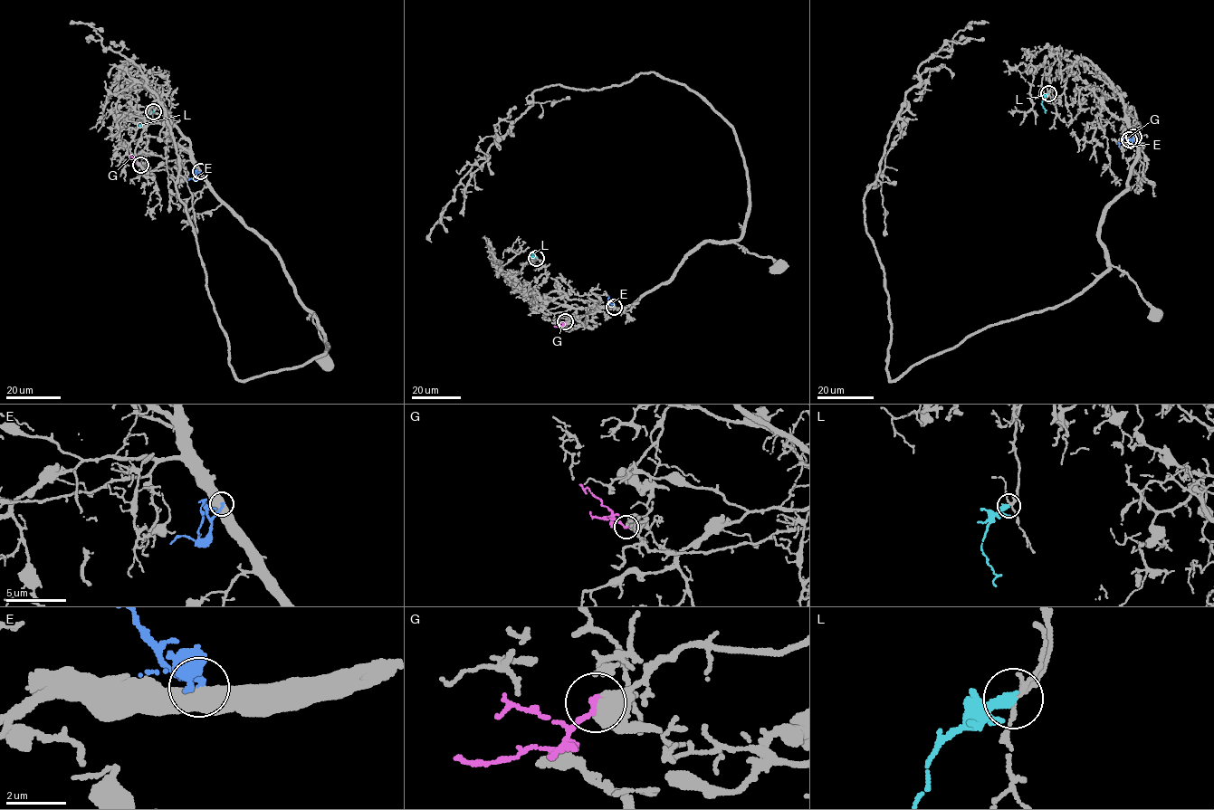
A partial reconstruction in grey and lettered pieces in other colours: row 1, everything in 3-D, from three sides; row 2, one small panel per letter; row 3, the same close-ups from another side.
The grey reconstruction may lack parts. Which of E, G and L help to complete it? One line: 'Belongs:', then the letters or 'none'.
Belongs: G, L

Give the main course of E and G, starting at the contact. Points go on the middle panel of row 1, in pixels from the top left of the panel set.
E: (614, 307), (608, 296)
G: (565, 321), (561, 325), (554, 326)

